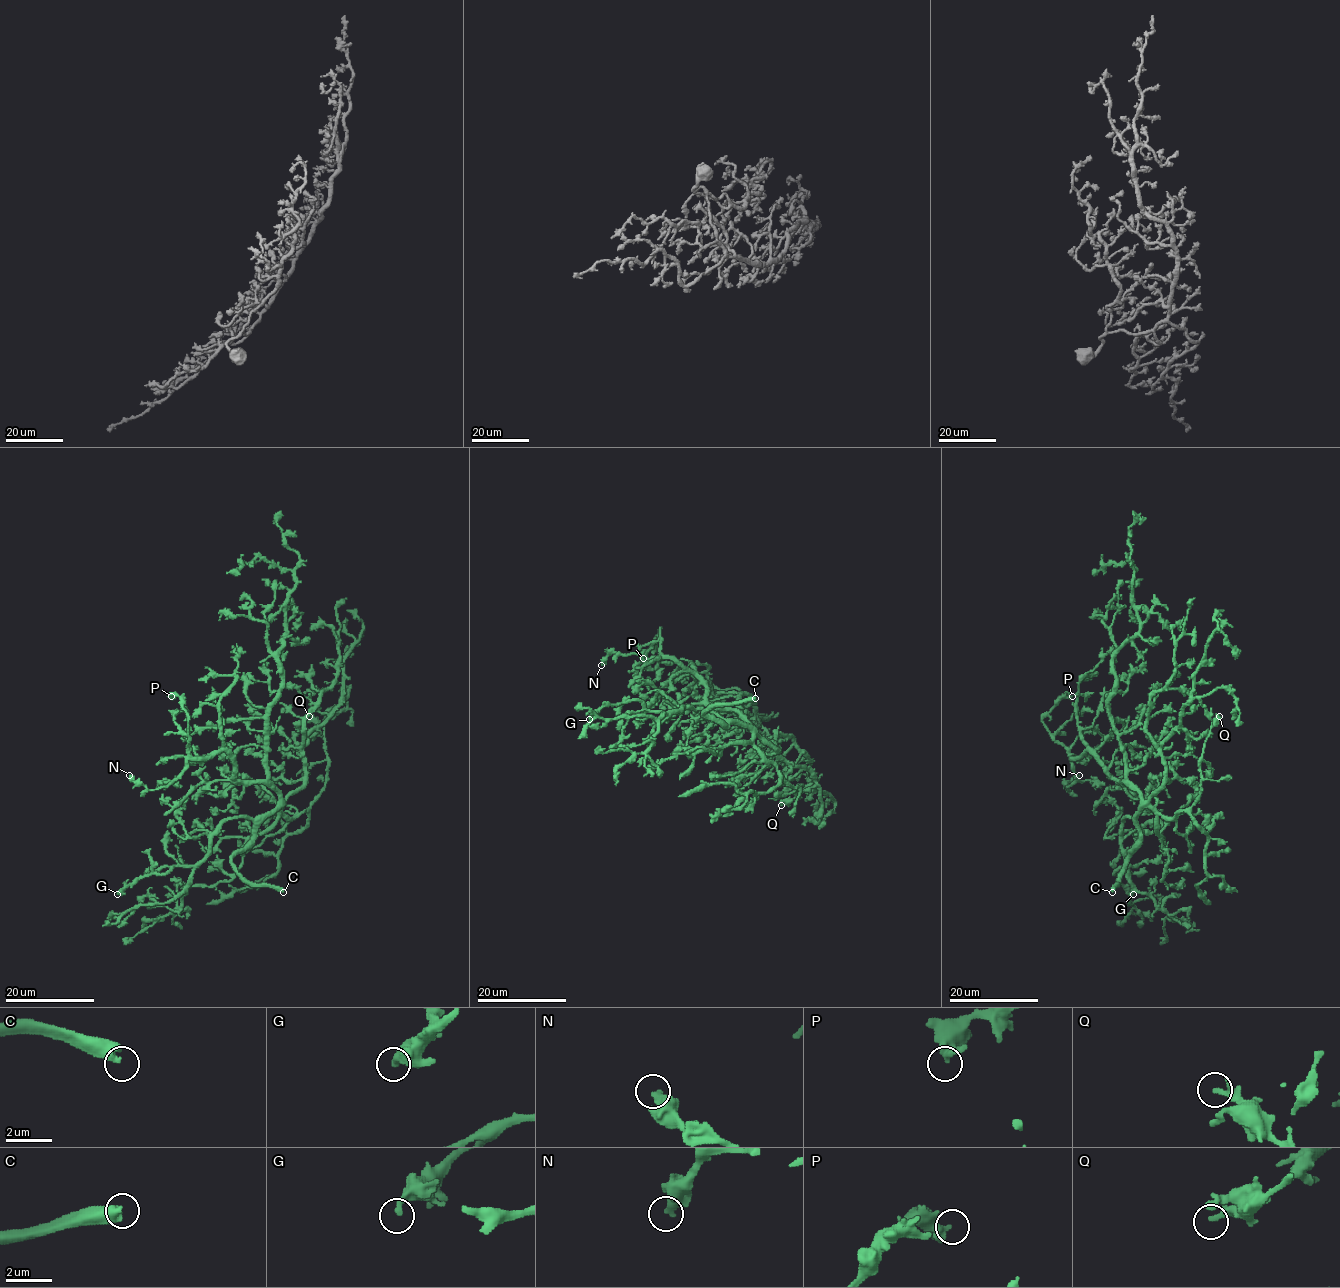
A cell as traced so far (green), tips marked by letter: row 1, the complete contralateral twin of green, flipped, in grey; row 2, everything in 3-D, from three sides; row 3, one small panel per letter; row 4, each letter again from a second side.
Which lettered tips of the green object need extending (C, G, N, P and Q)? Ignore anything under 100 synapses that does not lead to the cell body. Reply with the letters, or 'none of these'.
C

